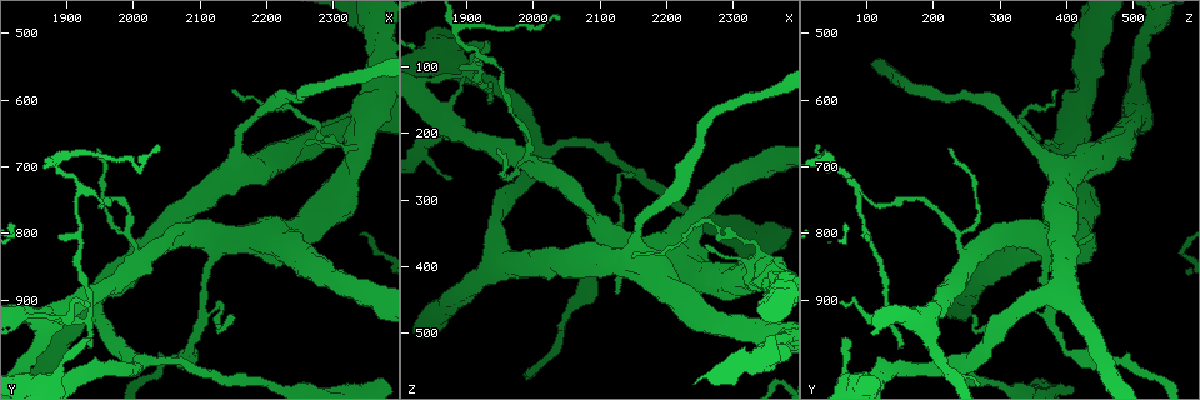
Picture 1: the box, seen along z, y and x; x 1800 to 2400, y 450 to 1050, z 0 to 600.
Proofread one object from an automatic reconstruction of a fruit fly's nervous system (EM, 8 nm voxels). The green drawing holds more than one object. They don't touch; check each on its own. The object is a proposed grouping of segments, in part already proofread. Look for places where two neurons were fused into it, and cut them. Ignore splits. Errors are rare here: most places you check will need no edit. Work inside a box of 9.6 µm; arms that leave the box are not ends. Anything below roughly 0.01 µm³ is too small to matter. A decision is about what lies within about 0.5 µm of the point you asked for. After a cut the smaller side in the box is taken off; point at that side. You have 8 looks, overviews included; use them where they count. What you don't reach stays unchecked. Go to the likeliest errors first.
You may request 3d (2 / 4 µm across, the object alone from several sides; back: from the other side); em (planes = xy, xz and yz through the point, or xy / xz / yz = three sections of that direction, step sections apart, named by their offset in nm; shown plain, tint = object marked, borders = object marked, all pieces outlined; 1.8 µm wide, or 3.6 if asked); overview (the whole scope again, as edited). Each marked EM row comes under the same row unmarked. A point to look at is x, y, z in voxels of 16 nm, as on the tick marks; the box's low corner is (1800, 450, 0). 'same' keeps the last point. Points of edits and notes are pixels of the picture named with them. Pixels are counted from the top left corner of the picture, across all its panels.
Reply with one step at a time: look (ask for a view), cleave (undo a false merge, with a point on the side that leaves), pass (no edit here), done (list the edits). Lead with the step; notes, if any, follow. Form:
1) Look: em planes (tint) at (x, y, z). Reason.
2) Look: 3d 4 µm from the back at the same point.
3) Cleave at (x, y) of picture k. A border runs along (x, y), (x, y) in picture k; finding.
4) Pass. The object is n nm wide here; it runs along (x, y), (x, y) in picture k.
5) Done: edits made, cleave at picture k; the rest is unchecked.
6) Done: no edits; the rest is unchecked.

Look: em 3.6 µm xy step 4 (tint) at (2340, 675, 385). Narrows sharply.

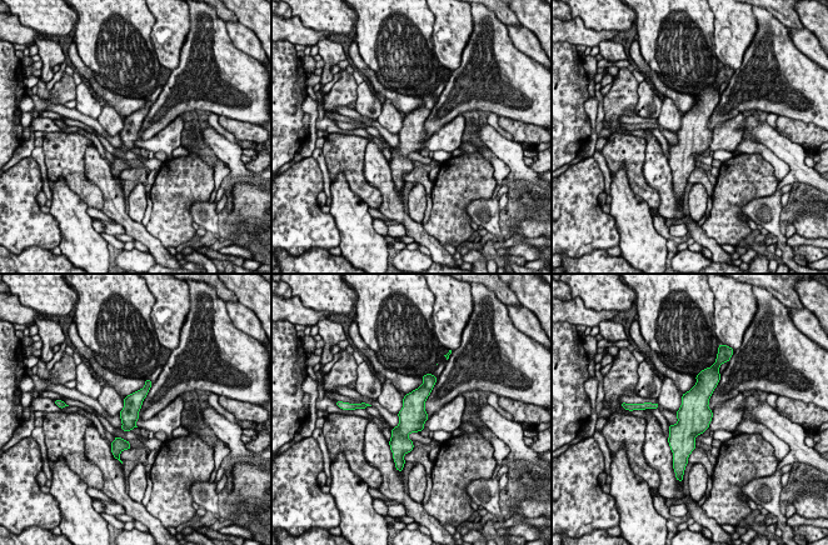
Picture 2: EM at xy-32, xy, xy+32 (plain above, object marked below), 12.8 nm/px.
Look: em 3.6 µm planes (tint) at the same point. Another direction.

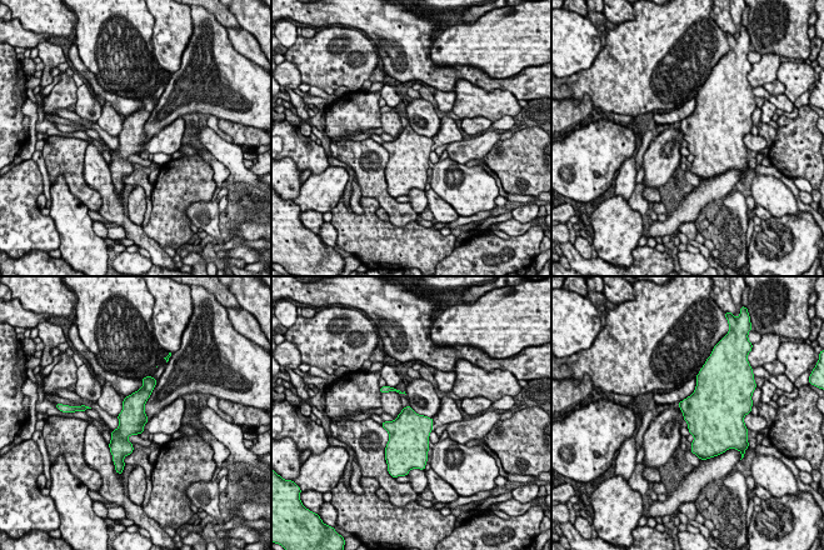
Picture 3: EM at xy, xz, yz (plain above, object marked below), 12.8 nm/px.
Pass. The object is 360 nm wide here; it runs along (145, 384), (124, 430), (124, 451) in picture 3; continuous, no second neuron.

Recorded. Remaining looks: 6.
Look: 3d 2 µm at (1900, 930, 110).

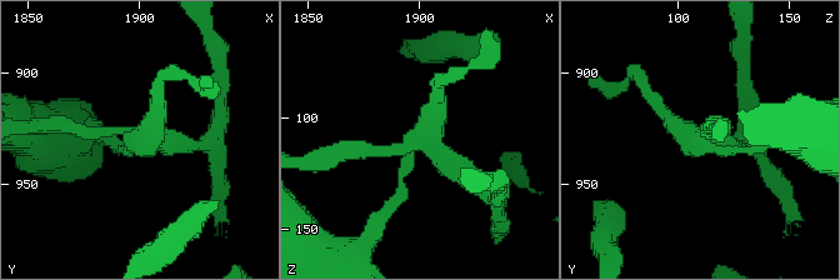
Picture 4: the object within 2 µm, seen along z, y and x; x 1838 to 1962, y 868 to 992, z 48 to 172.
Look: em xy step 16 (tint) at (1901, 932, 112). Shape alone is not enough.

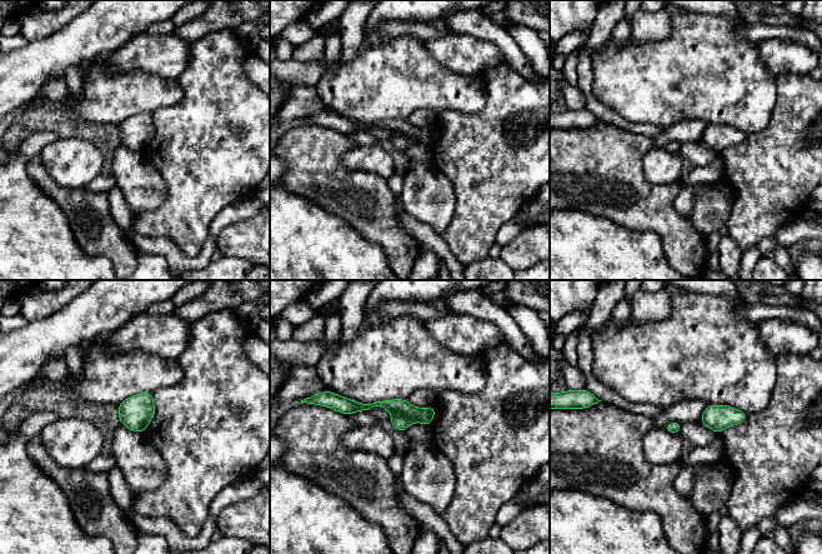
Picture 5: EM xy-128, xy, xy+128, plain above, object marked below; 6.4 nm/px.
Look: em planes (tint) at the same point.

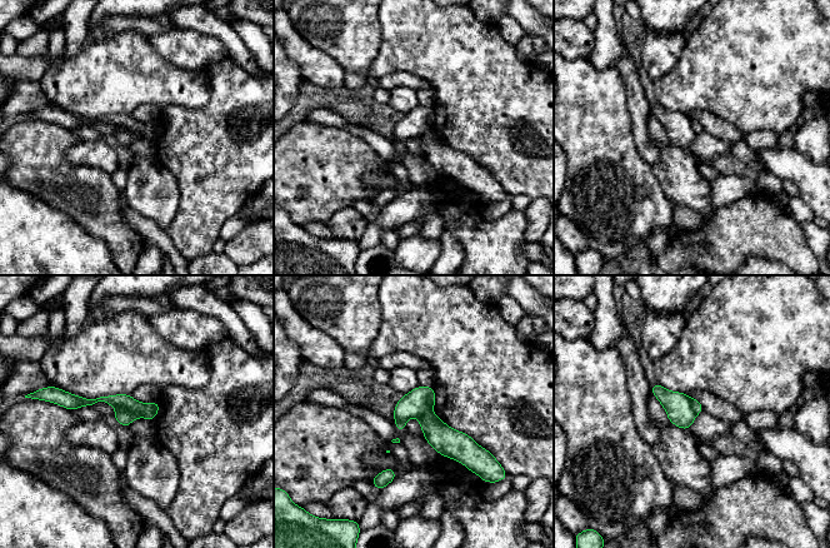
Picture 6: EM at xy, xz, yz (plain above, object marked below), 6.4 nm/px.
Cleave at (149, 410) of picture 6. The part that leaves runs along (60, 402), (156, 405) in picture 6; two neurons meet here.

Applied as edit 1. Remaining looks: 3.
Look: overview.

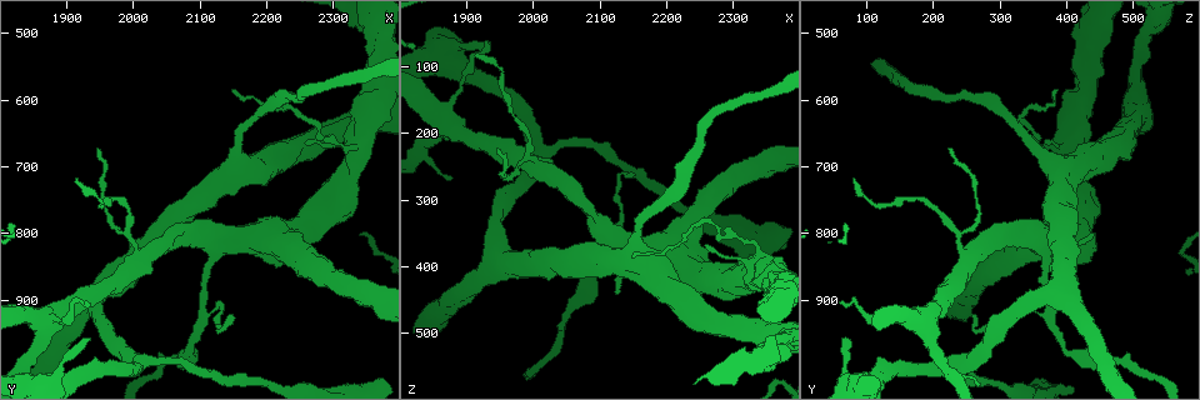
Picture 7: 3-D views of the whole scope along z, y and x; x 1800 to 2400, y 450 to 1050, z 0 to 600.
Look: em 3.6 µm xy step 16 (tint) at (2170, 690, 375). Arms part here.

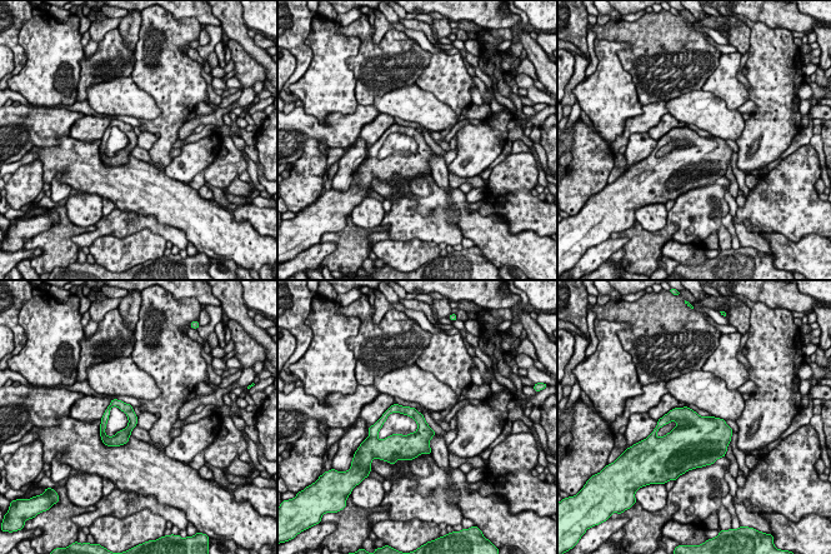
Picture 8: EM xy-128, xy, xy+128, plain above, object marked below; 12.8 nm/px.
Look: em 3.6 µm xz step 8 (tint) at the same point. Another direction.

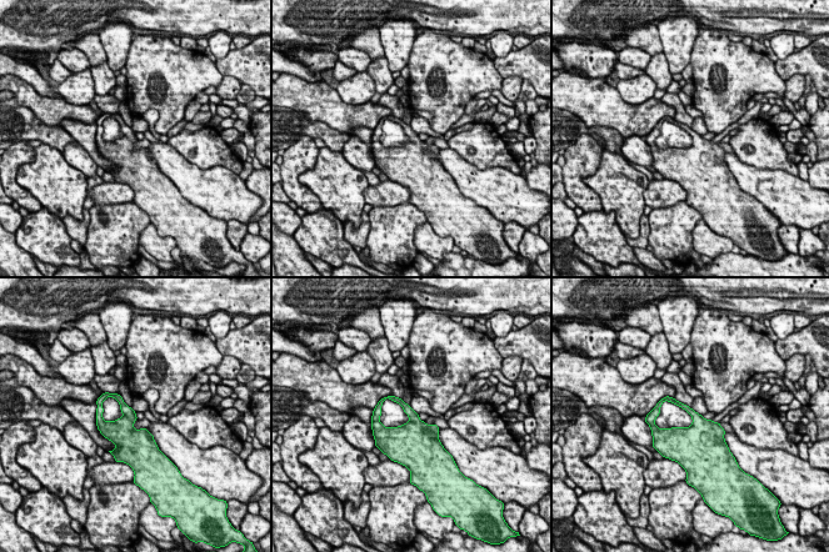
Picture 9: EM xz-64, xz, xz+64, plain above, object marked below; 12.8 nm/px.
Pass. One neuron here.

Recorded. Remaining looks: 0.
Done: edits made, cleave at picture 6; the rest is unchecked.

